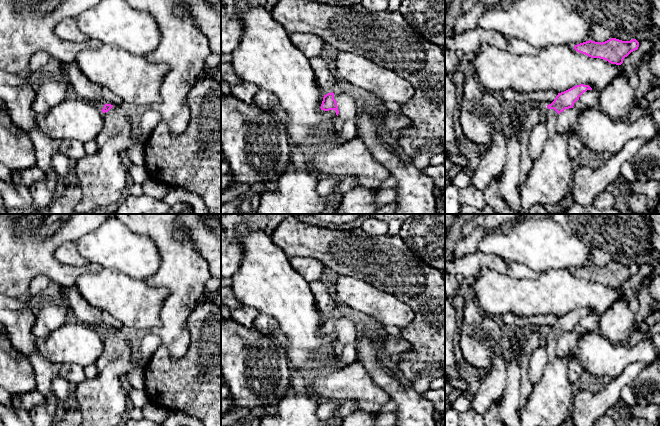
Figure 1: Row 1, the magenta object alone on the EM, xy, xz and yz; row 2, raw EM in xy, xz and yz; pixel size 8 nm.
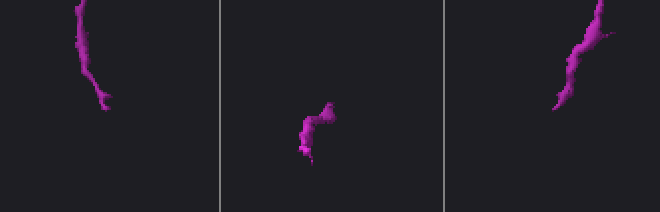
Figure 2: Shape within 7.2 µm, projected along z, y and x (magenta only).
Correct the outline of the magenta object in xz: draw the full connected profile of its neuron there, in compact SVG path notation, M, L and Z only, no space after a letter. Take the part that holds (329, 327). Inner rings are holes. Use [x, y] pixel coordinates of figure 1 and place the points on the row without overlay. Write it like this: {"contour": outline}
{"contour": "M339 314L324 319L320 332L324 335L335 334L337 342L344 346L356 344L358 338L354 322Z"}

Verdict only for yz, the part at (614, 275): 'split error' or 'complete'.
complete

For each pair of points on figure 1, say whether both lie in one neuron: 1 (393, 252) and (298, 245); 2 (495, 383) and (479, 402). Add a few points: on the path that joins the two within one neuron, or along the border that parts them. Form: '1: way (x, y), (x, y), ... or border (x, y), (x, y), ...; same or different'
1: way (369, 253), (342, 252), (328, 245), (322, 245); same
2: way (491, 388), (484, 397); same

